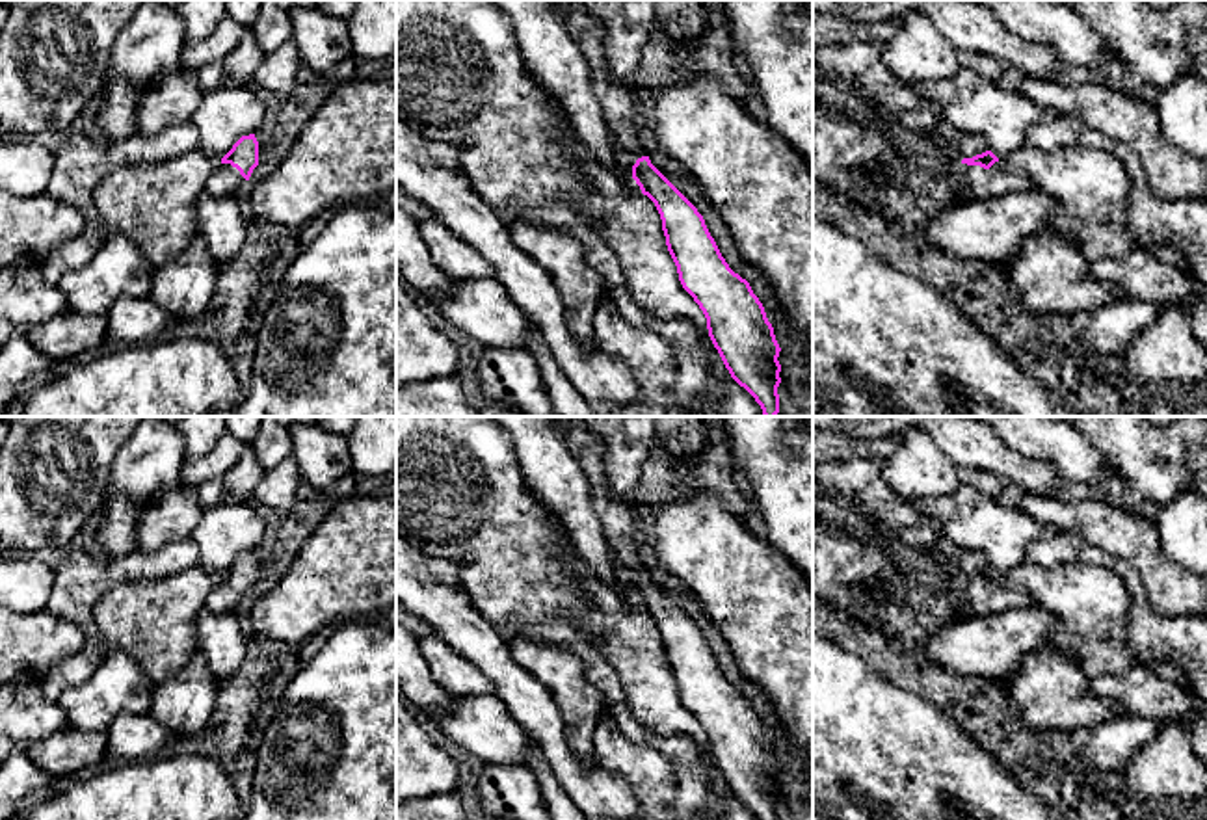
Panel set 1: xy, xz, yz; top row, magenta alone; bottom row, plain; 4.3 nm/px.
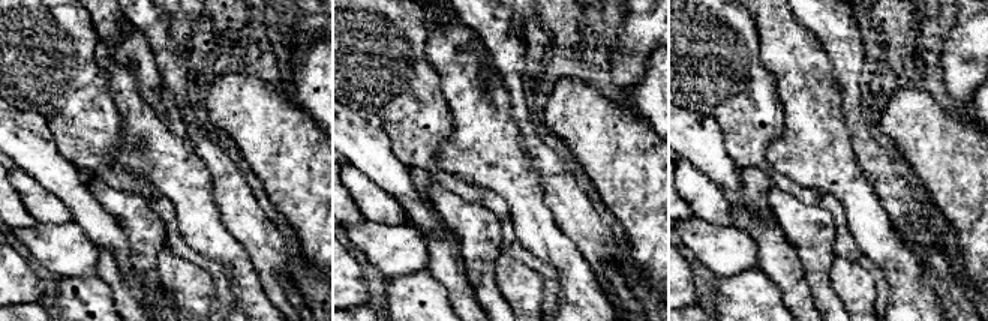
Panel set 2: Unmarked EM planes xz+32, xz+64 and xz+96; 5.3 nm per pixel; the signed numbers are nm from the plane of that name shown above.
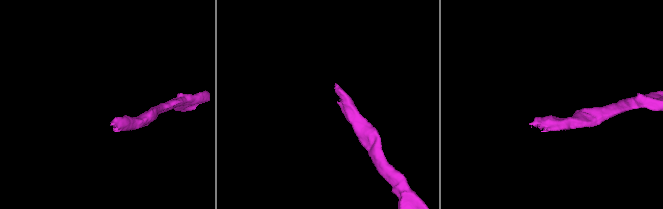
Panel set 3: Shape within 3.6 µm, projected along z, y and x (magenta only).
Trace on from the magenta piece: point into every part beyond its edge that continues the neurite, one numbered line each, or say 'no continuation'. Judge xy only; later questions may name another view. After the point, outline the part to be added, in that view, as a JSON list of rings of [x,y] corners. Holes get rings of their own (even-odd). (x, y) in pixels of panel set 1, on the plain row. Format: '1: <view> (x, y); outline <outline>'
1: xy (225, 595); outline [[[221,580],[212,593],[208,595],[206,608],[219,614],[219,612],[234,612],[236,604],[245,595],[240,591],[236,584],[231,580]]]

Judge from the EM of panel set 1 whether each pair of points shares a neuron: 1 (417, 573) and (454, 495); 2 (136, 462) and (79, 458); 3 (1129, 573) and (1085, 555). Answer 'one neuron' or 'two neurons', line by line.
1: two neurons
2: two neurons
3: one neuron

